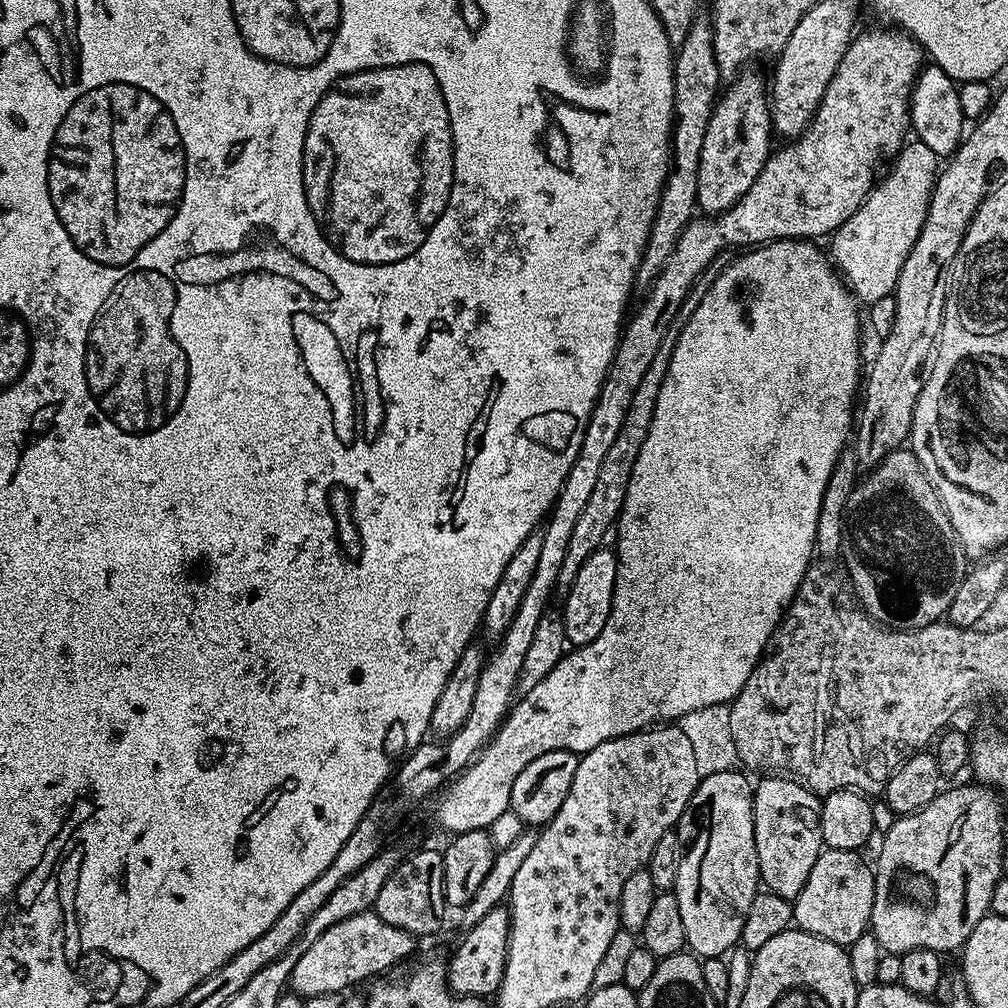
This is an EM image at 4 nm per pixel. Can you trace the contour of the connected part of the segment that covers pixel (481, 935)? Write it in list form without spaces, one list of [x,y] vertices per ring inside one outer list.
[[[501,906],[490,910],[478,922],[467,929],[468,933],[460,940],[452,961],[447,961],[448,987],[457,996],[495,997],[500,989],[502,974],[506,966],[508,953],[508,921],[510,913],[507,907]]]

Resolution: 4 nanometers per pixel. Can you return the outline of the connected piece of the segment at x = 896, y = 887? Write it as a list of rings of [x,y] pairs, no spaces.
[[[976,782],[971,783],[960,784],[957,788],[945,787],[934,798],[934,802],[930,802],[930,806],[909,816],[899,817],[894,822],[894,826],[890,826],[890,830],[883,833],[881,840],[884,841],[880,844],[880,857],[877,858],[876,864],[874,863],[876,893],[874,894],[870,931],[874,934],[874,938],[878,938],[880,947],[885,953],[903,954],[919,948],[934,950],[941,954],[952,951],[955,953],[957,950],[963,949],[966,938],[970,938],[974,926],[978,926],[980,919],[989,915],[990,897],[994,894],[994,886],[1001,878],[1002,869],[1000,867],[1004,864],[1004,808],[1000,805],[999,798],[1001,799],[1001,797],[993,789],[981,786]]]

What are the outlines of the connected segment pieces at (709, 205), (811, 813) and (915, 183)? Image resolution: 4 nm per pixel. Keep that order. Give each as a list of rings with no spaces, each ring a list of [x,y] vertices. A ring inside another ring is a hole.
[[[744,70],[731,81],[732,84],[719,93],[716,105],[707,124],[706,137],[703,139],[702,154],[699,156],[697,207],[706,214],[716,216],[730,208],[749,190],[754,180],[764,169],[764,164],[772,152],[770,138],[773,127],[769,97],[766,95],[766,80],[756,72]]]
[[[768,774],[764,781],[755,785],[752,794],[752,817],[754,818],[754,846],[758,854],[760,879],[763,887],[782,898],[795,901],[796,896],[806,886],[814,862],[818,862],[824,839],[820,829],[821,797],[813,792],[807,784],[784,774]]]
[[[915,138],[909,139],[895,153],[892,162],[888,177],[885,180],[883,177],[873,187],[862,207],[830,236],[831,263],[838,269],[849,292],[864,306],[895,293],[902,262],[906,262],[906,254],[910,254],[914,242],[918,242],[918,234],[928,217],[928,203],[938,175],[934,150]]]

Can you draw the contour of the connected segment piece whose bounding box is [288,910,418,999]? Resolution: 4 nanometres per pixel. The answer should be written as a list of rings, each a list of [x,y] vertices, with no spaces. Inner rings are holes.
[[[375,910],[354,914],[353,917],[334,922],[328,930],[320,933],[306,954],[295,963],[288,983],[289,989],[305,999],[339,995],[347,991],[346,988],[360,984],[363,980],[371,981],[373,978],[383,977],[387,973],[384,971],[394,967],[399,960],[406,959],[415,950],[416,944],[418,944],[417,937],[410,935],[406,930],[398,930],[398,926],[390,926],[390,922],[382,922],[382,918]]]

